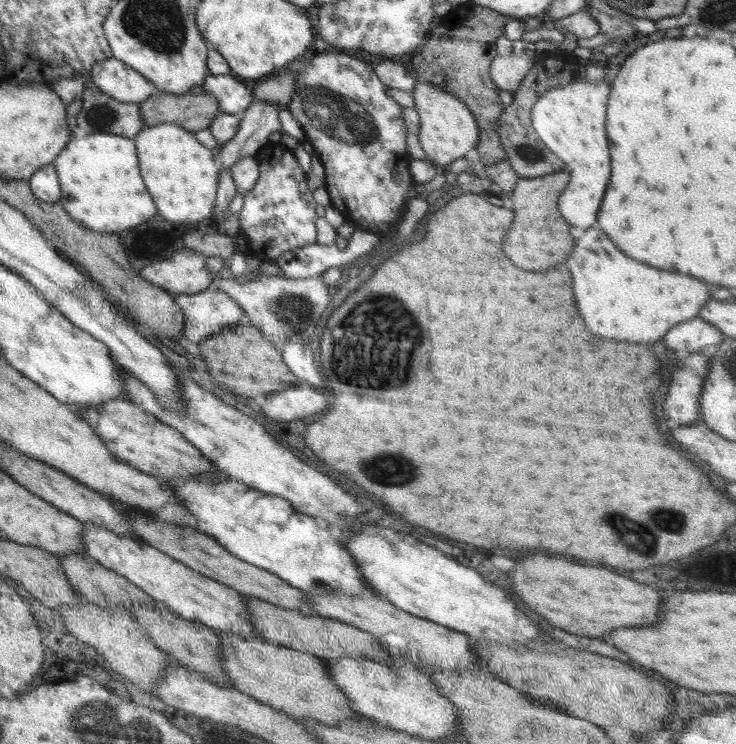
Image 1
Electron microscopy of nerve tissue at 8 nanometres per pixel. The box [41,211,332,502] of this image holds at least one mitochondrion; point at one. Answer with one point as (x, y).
(296, 311)

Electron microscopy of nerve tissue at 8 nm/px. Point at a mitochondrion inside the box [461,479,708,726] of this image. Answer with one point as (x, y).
(640, 536)

